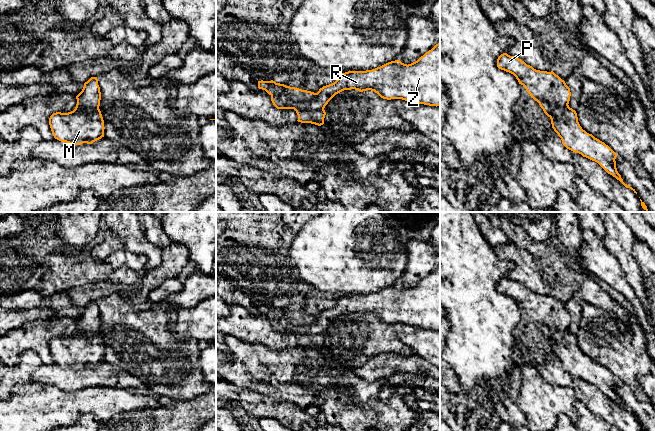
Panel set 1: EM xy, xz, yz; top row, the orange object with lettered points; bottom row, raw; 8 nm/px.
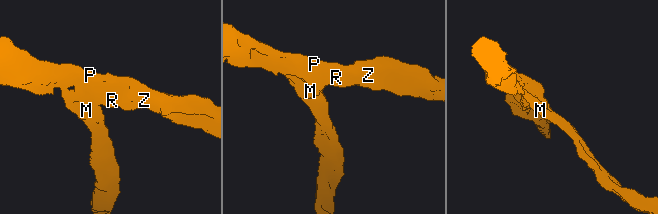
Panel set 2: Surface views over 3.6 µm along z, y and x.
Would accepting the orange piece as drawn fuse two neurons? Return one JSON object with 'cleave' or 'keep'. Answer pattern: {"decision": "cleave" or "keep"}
{"decision": "cleave"}

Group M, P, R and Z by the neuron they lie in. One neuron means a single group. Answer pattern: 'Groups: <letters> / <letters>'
Groups: M / P R Z

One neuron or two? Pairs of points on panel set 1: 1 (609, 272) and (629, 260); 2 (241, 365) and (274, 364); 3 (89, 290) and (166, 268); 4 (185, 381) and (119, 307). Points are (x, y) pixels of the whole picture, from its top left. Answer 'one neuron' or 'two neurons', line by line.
1: two neurons
2: one neuron
3: one neuron
4: one neuron

